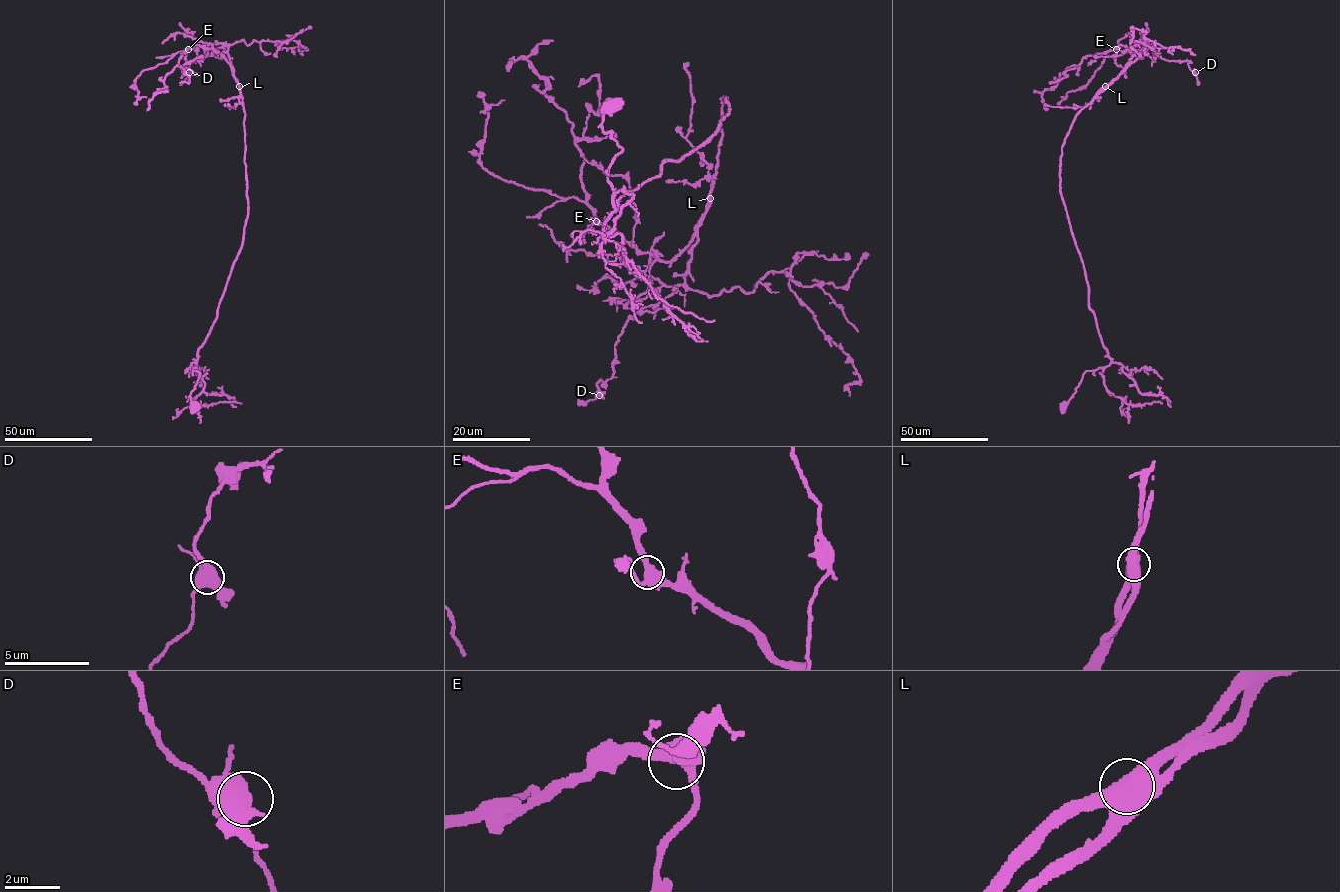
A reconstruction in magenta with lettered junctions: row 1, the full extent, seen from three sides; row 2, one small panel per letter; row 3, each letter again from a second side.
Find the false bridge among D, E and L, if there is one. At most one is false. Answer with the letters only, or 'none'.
L

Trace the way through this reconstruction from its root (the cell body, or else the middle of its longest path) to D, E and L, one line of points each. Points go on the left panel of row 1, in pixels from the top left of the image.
D: (194, 406), (197, 350), (241, 247), (248, 200), (245, 112), (227, 45), (193, 60), (189, 72)
E: (194, 406), (197, 350), (241, 247), (248, 200), (238, 81), (216, 49), (188, 49)
L: (194, 406), (190, 393), (200, 374), (193, 369), (197, 350), (216, 317), (248, 214), (245, 112), (239, 87)

